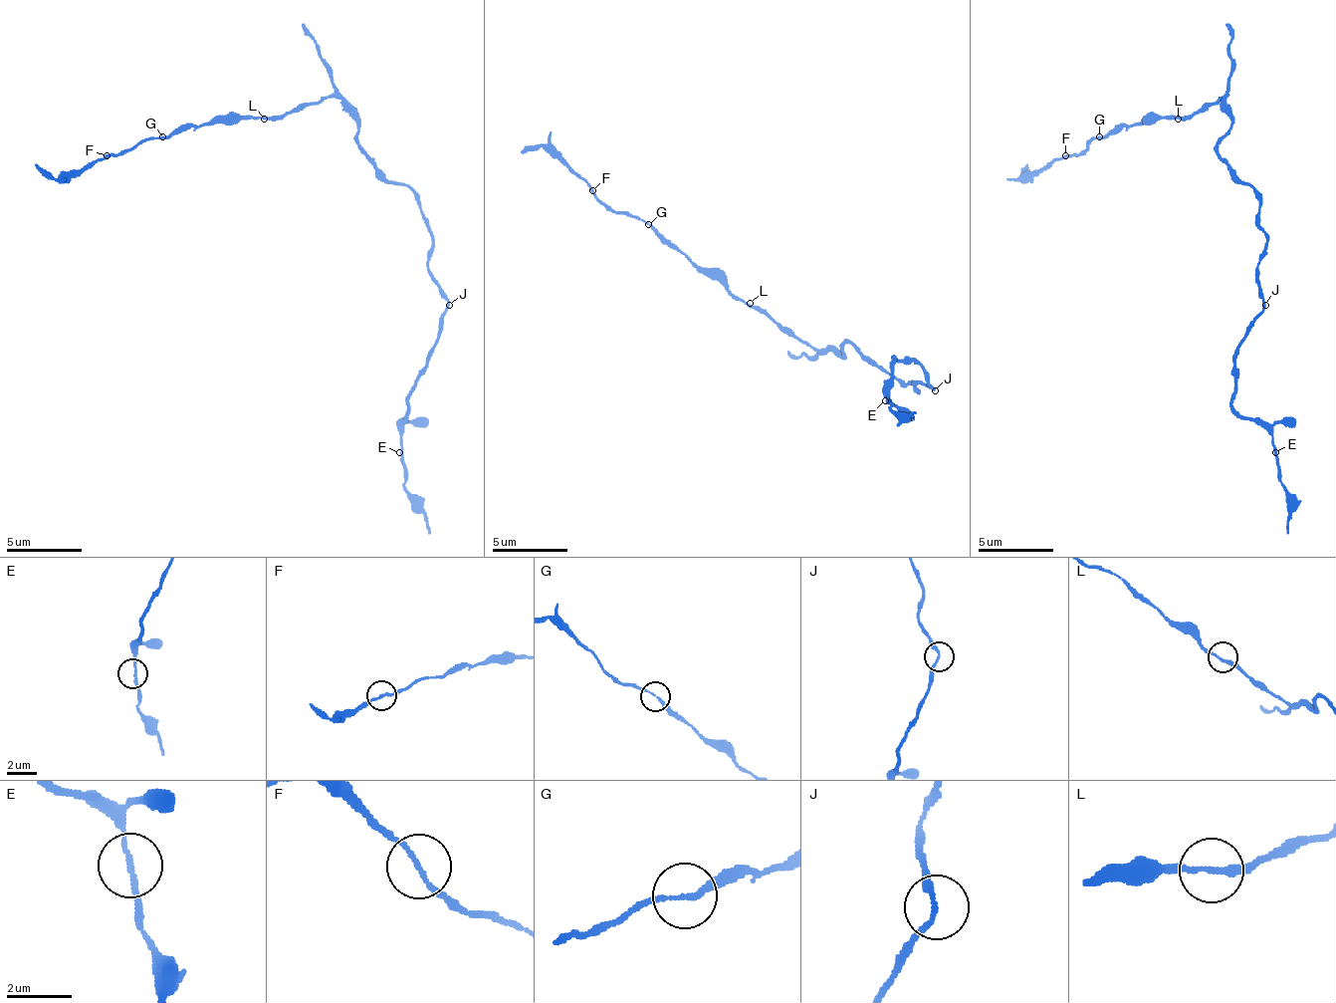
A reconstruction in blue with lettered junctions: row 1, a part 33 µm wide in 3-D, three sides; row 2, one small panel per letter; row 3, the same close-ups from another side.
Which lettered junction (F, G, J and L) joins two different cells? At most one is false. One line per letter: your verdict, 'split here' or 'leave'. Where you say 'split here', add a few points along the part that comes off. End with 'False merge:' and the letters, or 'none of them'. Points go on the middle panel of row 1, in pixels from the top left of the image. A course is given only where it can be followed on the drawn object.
F: leave
G: leave
J: leave
L: leave
False merge: none of them

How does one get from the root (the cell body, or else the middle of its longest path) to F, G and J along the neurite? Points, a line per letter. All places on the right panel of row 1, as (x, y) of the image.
F: (1223, 159), (1219, 144), (1230, 125), (1223, 96), (1186, 119), (1114, 125), (1065, 155)
G: (1223, 159), (1219, 144), (1230, 125), (1223, 96), (1186, 119), (1144, 119), (1133, 125), (1114, 125), (1099, 136)
J: (1223, 159), (1223, 163), (1245, 182), (1260, 200), (1264, 257), (1256, 268), (1256, 287), (1264, 306)

